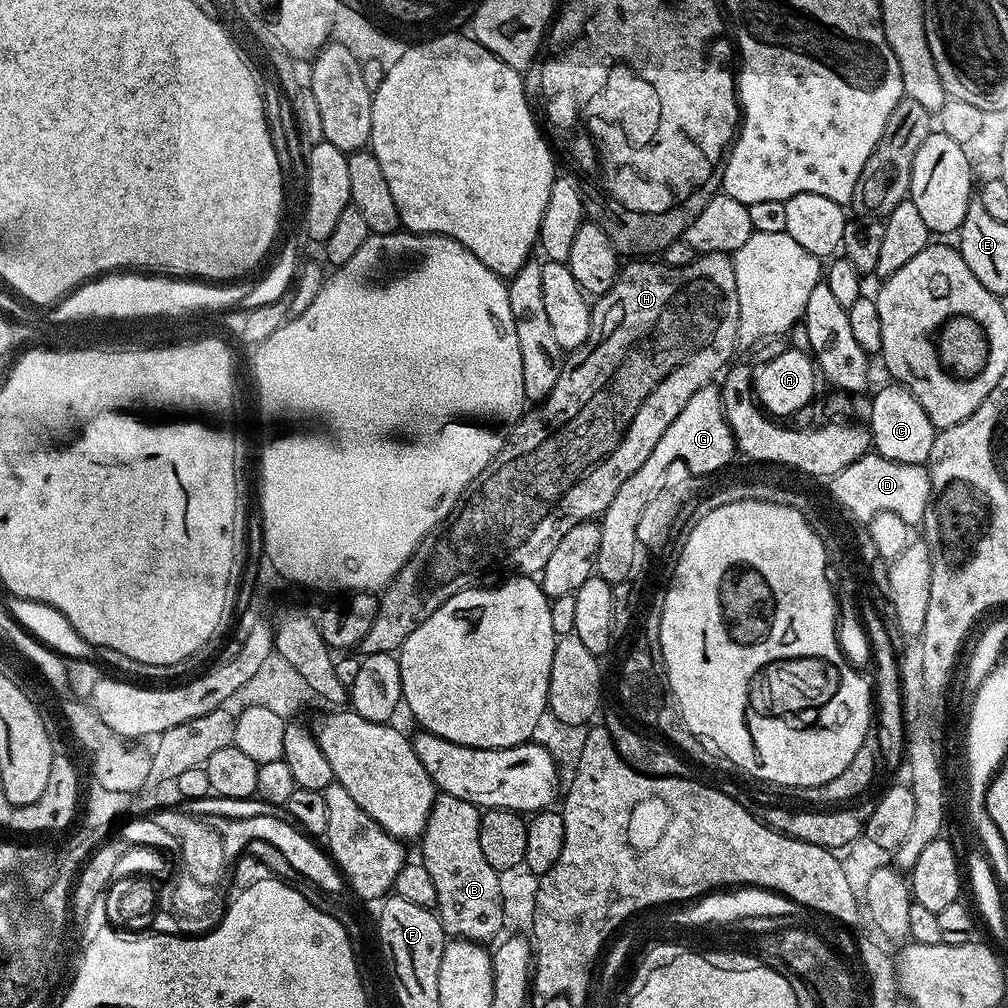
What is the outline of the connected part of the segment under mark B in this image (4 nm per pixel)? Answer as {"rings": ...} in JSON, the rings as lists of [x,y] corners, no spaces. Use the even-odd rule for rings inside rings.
{"rings":[[[443,794],[437,795],[432,806],[432,815],[428,817],[428,825],[424,827],[424,835],[419,837],[422,862],[430,879],[434,881],[436,902],[434,911],[440,917],[440,924],[449,937],[477,942],[495,941],[506,928],[503,914],[503,900],[499,885],[500,873],[486,862],[482,854],[482,846],[478,846],[478,826],[480,825],[481,809],[475,804],[466,802],[466,798],[454,798]]]}

